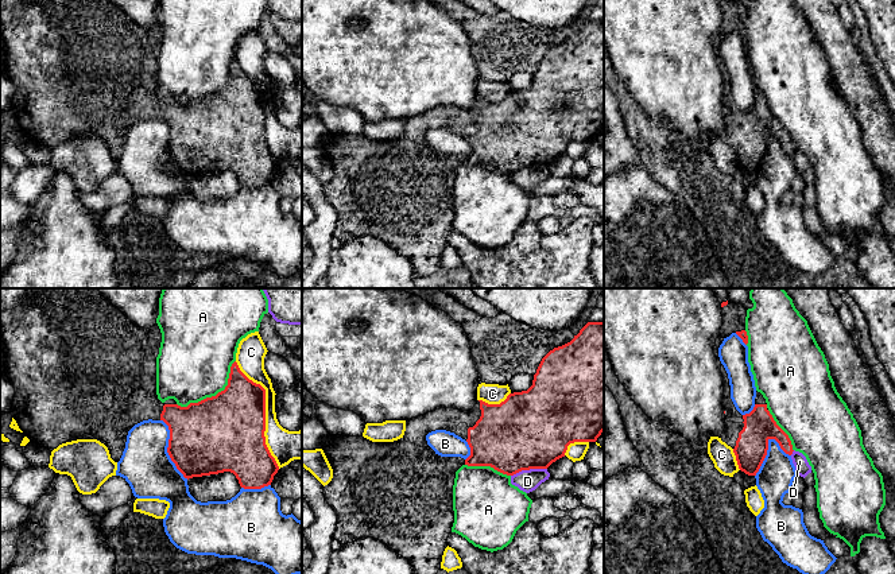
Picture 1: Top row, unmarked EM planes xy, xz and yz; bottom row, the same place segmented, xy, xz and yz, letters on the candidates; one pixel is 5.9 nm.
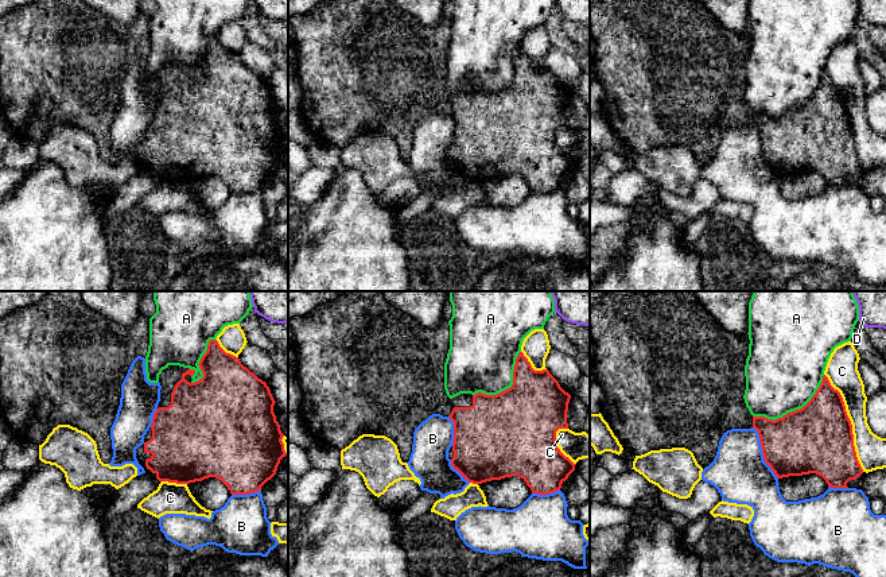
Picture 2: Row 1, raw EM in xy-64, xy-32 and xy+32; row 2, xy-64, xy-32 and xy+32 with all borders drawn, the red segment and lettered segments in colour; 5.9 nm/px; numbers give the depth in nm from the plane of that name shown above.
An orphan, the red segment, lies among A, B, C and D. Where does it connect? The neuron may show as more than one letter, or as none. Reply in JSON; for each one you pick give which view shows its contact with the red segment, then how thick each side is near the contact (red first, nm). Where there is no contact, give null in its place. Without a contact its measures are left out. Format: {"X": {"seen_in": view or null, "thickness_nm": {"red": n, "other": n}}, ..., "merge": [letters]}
{"merge": []}

